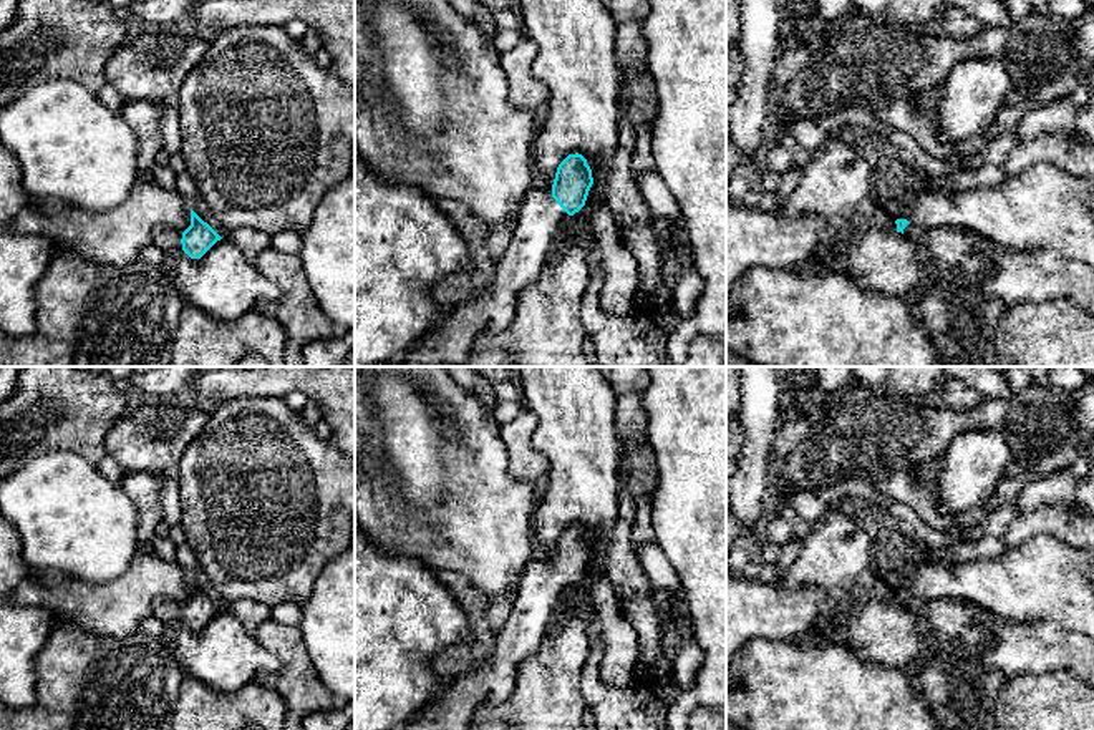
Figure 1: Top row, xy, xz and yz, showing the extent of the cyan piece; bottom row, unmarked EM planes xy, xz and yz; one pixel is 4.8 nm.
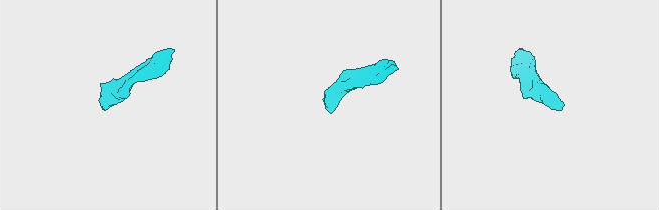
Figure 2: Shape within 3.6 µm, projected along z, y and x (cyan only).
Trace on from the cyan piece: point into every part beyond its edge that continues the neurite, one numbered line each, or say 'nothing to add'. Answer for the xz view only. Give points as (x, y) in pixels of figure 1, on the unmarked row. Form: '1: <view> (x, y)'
1: xz (541, 589)

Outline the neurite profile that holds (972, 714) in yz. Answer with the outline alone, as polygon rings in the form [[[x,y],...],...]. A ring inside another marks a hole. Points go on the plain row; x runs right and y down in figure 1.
[[[935,635],[932,652],[908,670],[913,689],[930,702],[930,708],[943,730],[1094,730],[1094,689],[1069,670],[1021,674],[1004,679],[986,672],[976,662],[976,652],[945,637]]]

